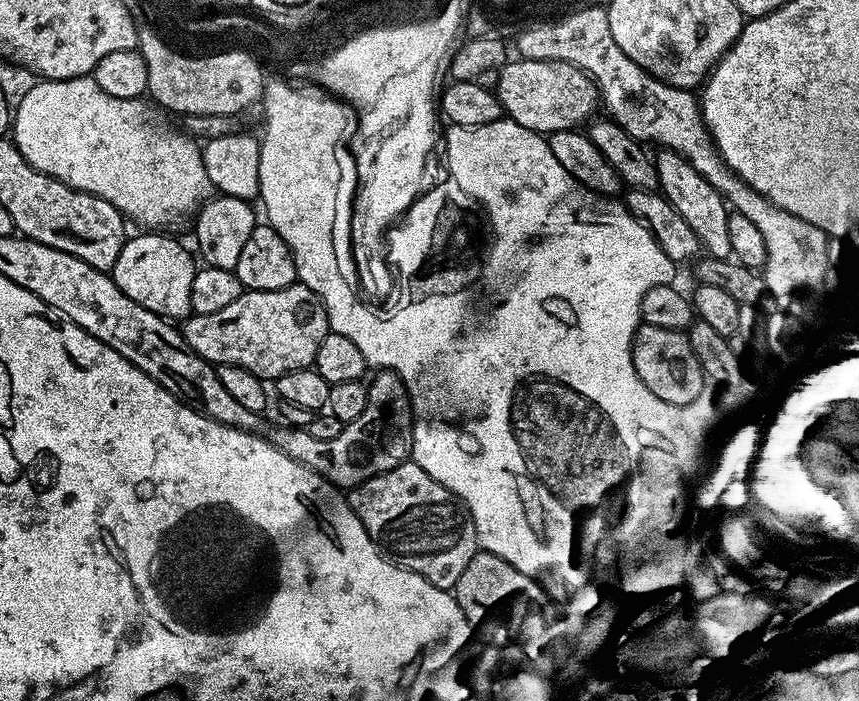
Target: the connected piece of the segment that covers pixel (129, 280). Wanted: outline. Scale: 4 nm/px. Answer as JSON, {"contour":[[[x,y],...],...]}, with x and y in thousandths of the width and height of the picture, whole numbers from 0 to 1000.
{"contour":[[[168,328],[164,337],[146,341],[142,362],[133,374],[128,389],[130,401],[161,437],[190,451],[200,459],[210,459],[224,445],[221,408],[226,402],[231,377],[224,365],[200,338],[186,328]]]}

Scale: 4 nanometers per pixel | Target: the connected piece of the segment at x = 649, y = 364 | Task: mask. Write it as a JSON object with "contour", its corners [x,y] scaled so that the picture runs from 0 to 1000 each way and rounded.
{"contour":[[[746,461],[740,469],[739,482],[736,484],[736,509],[738,528],[752,556],[771,568],[771,573],[802,576],[808,573],[808,568],[821,563],[822,538],[796,474]]]}

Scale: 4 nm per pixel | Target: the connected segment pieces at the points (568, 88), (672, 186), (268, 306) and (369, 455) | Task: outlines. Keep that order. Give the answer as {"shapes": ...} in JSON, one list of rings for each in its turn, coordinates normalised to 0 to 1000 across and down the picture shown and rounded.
{"shapes":[[[[596,83],[582,97],[575,130],[590,170],[603,174],[603,180],[612,180],[612,185],[641,191],[671,183],[675,175],[679,178],[690,164],[688,160],[698,143],[694,120],[695,116],[674,91],[627,83]]],[[[773,208],[768,218],[763,218],[761,227],[768,255],[767,272],[780,288],[780,294],[785,294],[785,300],[799,311],[803,328],[808,328],[815,342],[818,358],[825,367],[851,367],[850,334],[845,324],[850,297],[835,268],[827,265],[824,255],[781,208]]],[[[343,404],[328,414],[305,414],[304,417],[285,415],[268,437],[254,442],[249,448],[224,448],[213,458],[214,485],[221,499],[229,502],[236,514],[243,514],[248,522],[253,519],[271,519],[291,528],[291,534],[302,536],[308,545],[320,545],[328,534],[338,534],[342,528],[364,524],[368,518],[370,494],[375,494],[375,482],[384,472],[382,449],[377,432],[355,405]]],[[[442,528],[434,536],[438,538],[427,544],[426,585],[412,602],[402,605],[393,625],[375,631],[361,625],[357,613],[325,608],[314,618],[317,633],[397,699],[407,699],[413,690],[471,660],[480,648],[480,569],[462,531]]]]}

